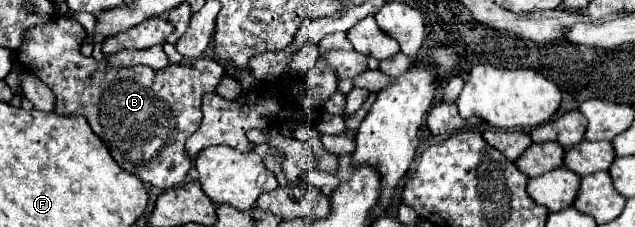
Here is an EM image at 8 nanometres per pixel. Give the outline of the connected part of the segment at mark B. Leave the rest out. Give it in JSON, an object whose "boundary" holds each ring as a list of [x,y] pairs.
{"boundary":[[[59,16],[47,24],[35,26],[23,34],[23,44],[17,50],[17,62],[33,72],[41,82],[45,82],[55,94],[55,112],[59,116],[85,116],[91,124],[93,132],[107,144],[111,156],[117,164],[139,176],[147,186],[155,186],[159,190],[169,190],[185,182],[187,172],[191,168],[191,160],[185,154],[185,140],[199,128],[201,124],[201,98],[207,92],[213,92],[215,86],[223,78],[223,66],[211,58],[189,60],[183,64],[167,66],[163,70],[153,68],[127,68],[127,70],[111,70],[105,60],[97,62],[95,58],[85,58],[81,54],[79,42],[87,36],[85,28],[71,18]]]}

